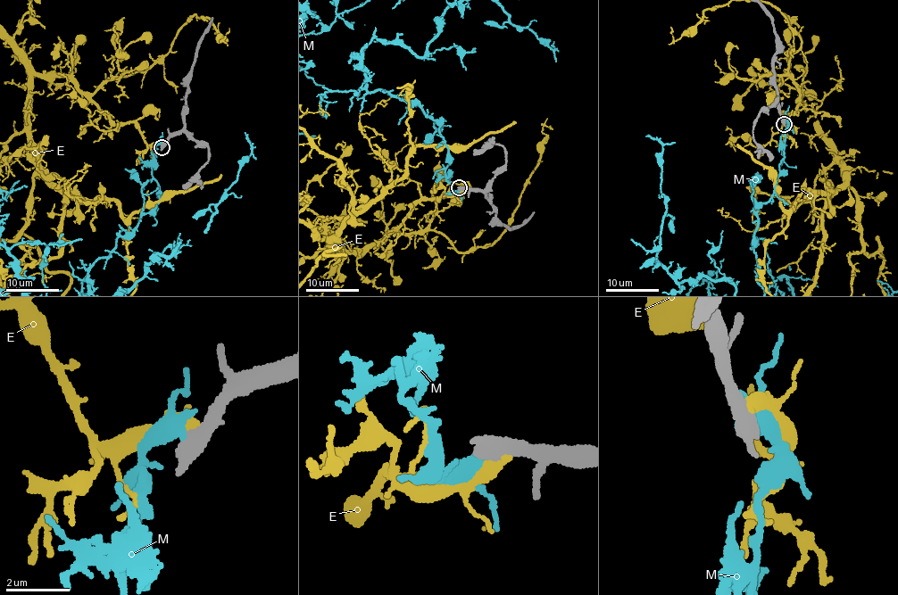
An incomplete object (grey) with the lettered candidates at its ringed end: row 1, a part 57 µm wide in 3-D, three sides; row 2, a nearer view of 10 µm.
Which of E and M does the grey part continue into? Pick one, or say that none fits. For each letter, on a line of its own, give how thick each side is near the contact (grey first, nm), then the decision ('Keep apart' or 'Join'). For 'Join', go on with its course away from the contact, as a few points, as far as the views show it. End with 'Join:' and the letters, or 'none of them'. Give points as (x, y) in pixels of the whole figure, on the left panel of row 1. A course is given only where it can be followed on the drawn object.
E: Thickness 480 nm (grey) against 360 nm. Keep apart
M: Thickness 650 nm (grey) against 460 nm. Keep apart
Join: none of them

